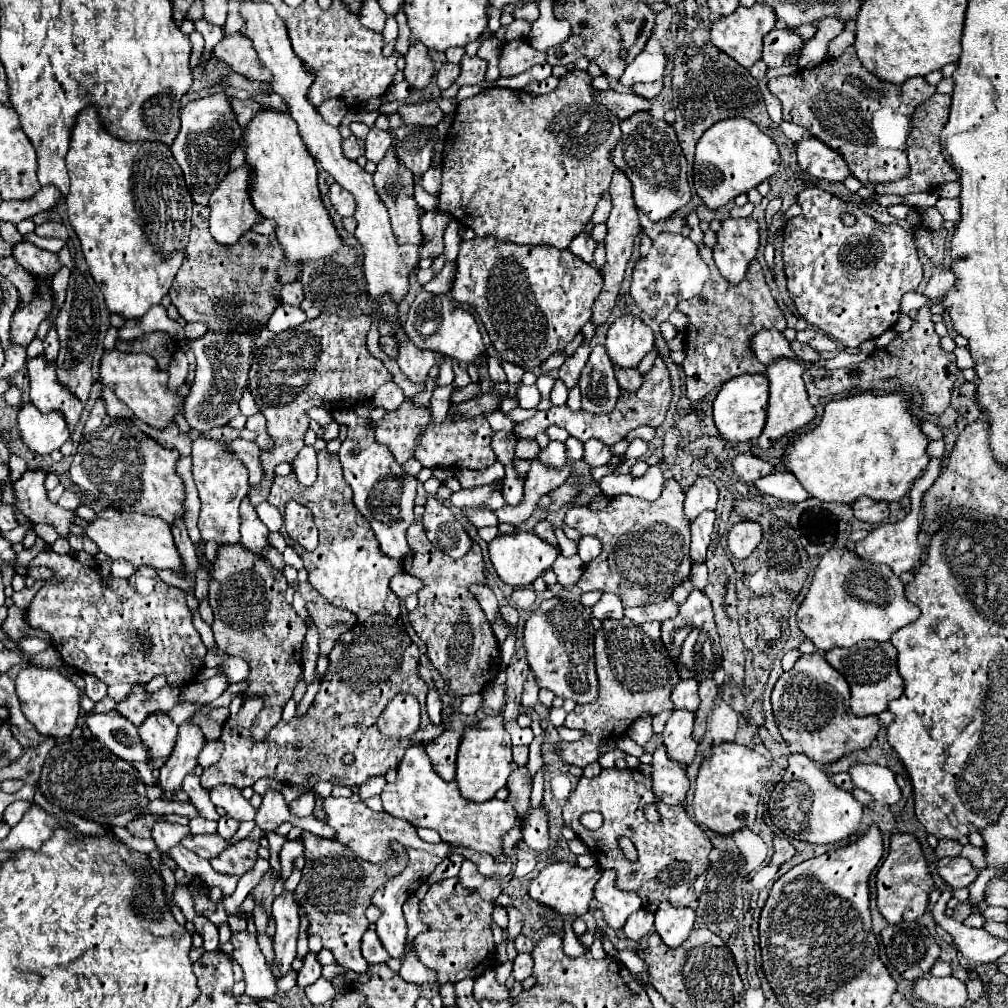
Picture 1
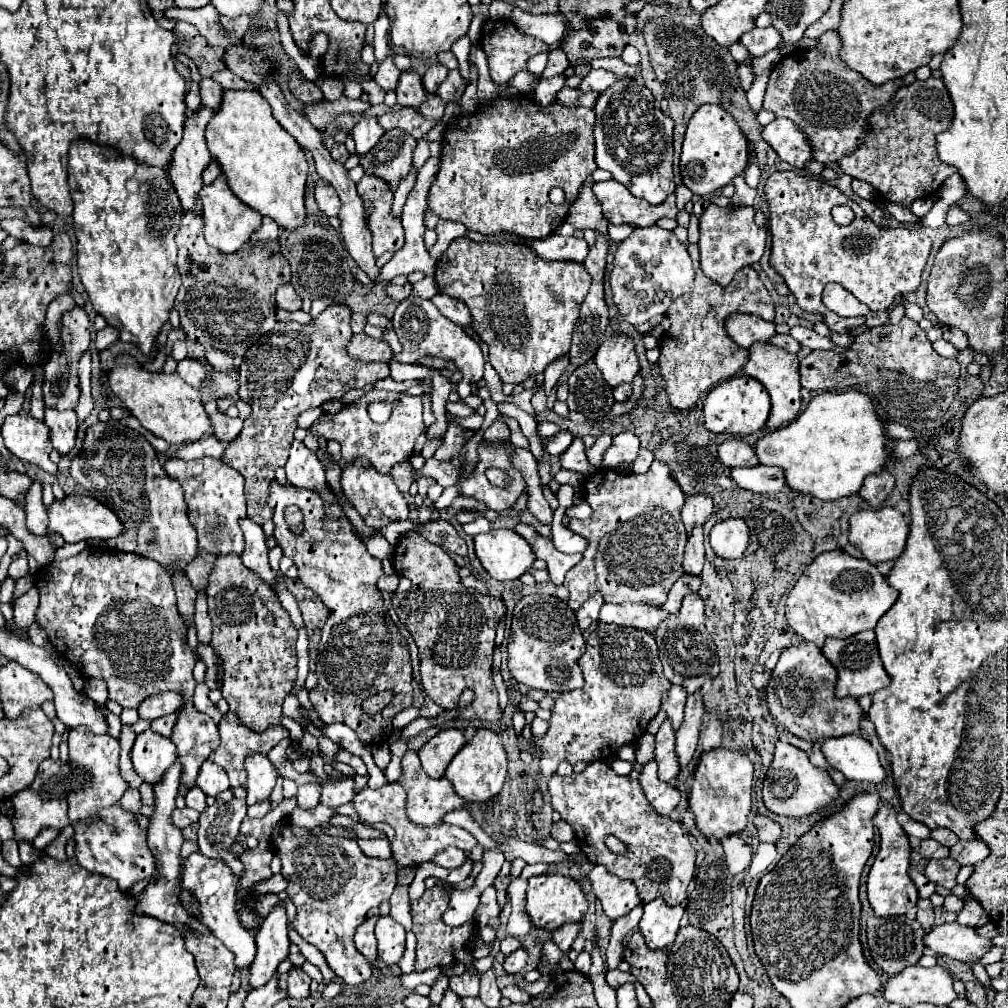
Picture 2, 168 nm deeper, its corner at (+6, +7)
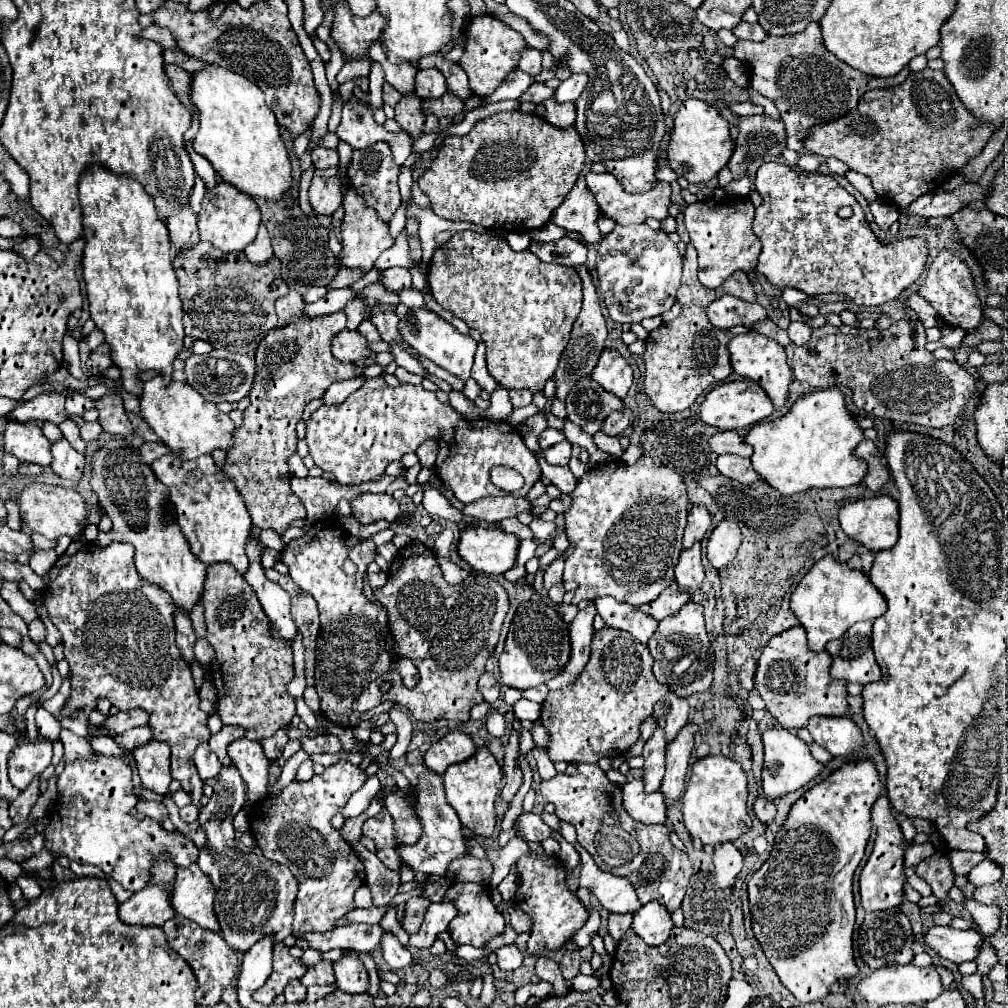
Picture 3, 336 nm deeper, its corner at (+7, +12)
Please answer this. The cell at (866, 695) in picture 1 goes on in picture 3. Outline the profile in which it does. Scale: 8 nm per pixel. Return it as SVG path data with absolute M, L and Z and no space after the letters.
M862 621L852 625L840 639L826 645L834 663L830 669L832 679L868 685L880 681L880 667L872 653L872 623Z

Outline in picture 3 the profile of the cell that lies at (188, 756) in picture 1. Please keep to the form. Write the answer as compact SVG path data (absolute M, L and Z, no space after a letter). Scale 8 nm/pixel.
M156 857L156 865L152 865L152 881L136 891L128 901L120 903L120 919L128 925L162 927L168 919L176 917L170 903L174 881L176 865L172 865L168 857Z

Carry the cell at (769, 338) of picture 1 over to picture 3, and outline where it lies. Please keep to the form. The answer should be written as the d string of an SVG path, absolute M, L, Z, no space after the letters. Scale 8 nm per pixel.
M724 295L708 307L708 319L716 329L732 329L744 325L752 329L754 323L768 319L768 311L760 303L746 303L738 297Z

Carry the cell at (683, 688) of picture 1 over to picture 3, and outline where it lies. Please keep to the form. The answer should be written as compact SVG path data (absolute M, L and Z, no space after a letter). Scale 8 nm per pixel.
M668 693L662 701L656 703L654 717L656 723L664 729L666 739L672 741L678 735L678 731L688 723L688 703L686 699Z

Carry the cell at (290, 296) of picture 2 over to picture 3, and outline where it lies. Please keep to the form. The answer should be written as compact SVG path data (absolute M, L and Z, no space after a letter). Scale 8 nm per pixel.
M290 291L288 295L276 299L276 315L278 315L278 319L282 319L280 321L282 325L286 325L286 321L290 317L298 317L302 313L302 309L304 309L304 299L298 291Z

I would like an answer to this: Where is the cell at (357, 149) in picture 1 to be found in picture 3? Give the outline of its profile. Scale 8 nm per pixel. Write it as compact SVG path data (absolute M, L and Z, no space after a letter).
M316 147L312 153L312 161L316 165L316 169L328 169L328 167L336 167L340 157L336 149L324 149L324 147Z

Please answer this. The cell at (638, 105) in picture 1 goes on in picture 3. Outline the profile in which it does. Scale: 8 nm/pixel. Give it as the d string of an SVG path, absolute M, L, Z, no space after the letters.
M534 83L518 101L520 101L520 103L524 103L524 101L534 101L534 103L538 105L540 101L552 99L552 93L554 93L554 89L550 89L548 85L544 85L544 83Z

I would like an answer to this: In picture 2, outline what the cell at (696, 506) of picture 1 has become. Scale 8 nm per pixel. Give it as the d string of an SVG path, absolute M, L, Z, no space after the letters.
M703 494L687 496L687 502L685 502L683 512L681 512L681 518L683 518L687 534L691 536L691 532L693 532L695 526L703 526L709 520L711 514L713 514L713 502L711 502L711 498L707 498Z

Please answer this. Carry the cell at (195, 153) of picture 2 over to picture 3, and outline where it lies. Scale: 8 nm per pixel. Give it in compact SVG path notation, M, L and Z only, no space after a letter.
M190 203L184 205L184 209L178 209L172 217L168 217L168 231L174 253L178 253L182 247L194 247L200 241L196 221L198 215L192 211Z

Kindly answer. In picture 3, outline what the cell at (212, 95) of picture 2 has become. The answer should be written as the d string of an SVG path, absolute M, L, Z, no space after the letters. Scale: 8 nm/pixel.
M166 65L166 73L168 73L168 77L170 77L172 89L174 89L178 95L190 93L190 87L192 87L192 73L190 73L190 71L180 69L178 65Z

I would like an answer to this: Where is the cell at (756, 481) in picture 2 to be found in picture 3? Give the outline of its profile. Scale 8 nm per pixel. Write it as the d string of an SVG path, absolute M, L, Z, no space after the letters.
M720 455L716 459L716 467L724 477L730 477L740 483L752 483L760 479L760 475L756 475L752 469L750 459L744 459L738 455Z

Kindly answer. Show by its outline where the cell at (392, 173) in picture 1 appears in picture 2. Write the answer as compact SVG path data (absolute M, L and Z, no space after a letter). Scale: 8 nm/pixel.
M363 176L357 182L359 198L369 204L369 230L373 234L373 254L381 256L383 252L397 252L403 248L403 226L401 220L391 216L393 194L389 194L389 186L377 178Z

